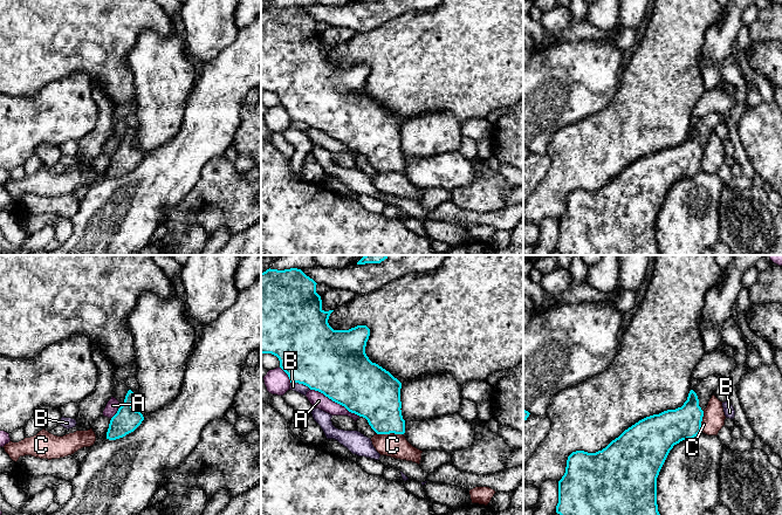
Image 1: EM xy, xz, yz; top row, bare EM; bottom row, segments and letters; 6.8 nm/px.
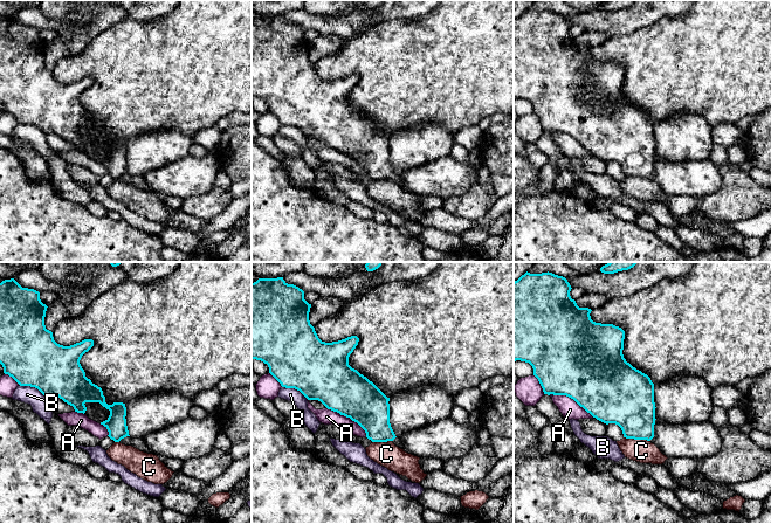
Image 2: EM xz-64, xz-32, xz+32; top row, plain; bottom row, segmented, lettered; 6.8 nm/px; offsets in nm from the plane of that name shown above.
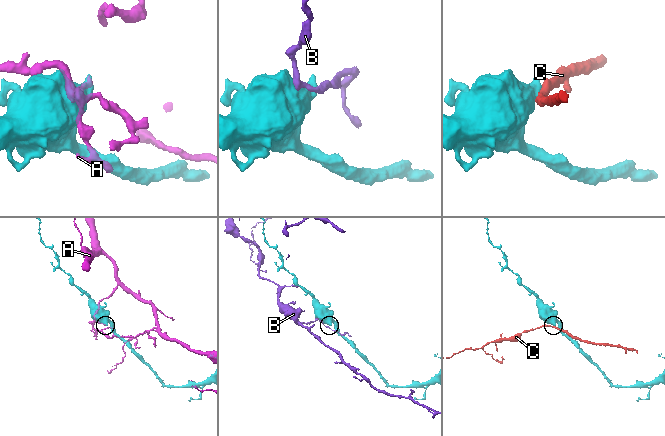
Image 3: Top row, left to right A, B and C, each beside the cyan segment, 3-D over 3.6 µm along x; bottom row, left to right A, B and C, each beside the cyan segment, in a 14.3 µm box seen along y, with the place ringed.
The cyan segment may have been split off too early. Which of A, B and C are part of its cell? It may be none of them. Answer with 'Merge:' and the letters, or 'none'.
Merge: none

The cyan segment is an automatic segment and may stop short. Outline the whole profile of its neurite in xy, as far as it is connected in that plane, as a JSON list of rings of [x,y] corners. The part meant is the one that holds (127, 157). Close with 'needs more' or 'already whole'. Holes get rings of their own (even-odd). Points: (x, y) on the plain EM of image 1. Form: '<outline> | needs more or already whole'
[[[131,128],[128,129],[123,143],[117,151],[111,156],[107,170],[107,177],[116,178],[133,170],[144,158],[143,152],[132,145],[135,132]]] | already whole

